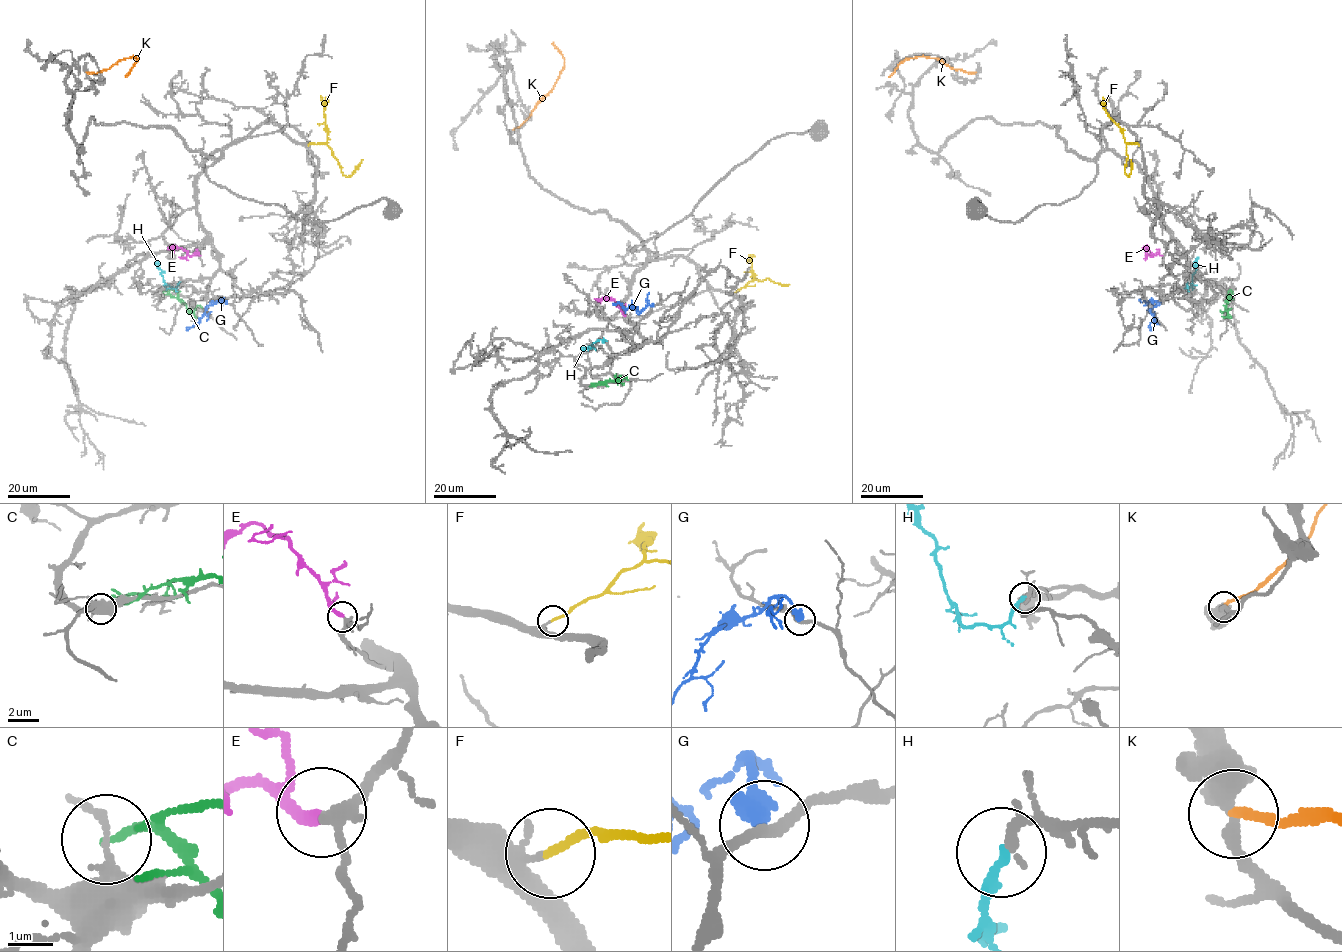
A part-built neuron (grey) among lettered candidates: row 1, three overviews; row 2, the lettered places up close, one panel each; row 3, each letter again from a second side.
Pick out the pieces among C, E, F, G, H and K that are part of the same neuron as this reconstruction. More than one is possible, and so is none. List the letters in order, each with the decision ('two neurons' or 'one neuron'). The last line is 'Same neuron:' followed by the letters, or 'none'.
C: two neurons
E: one neuron
F: one neuron
G: two neurons
H: one neuron
K: two neurons
Same neuron: E, F, H

